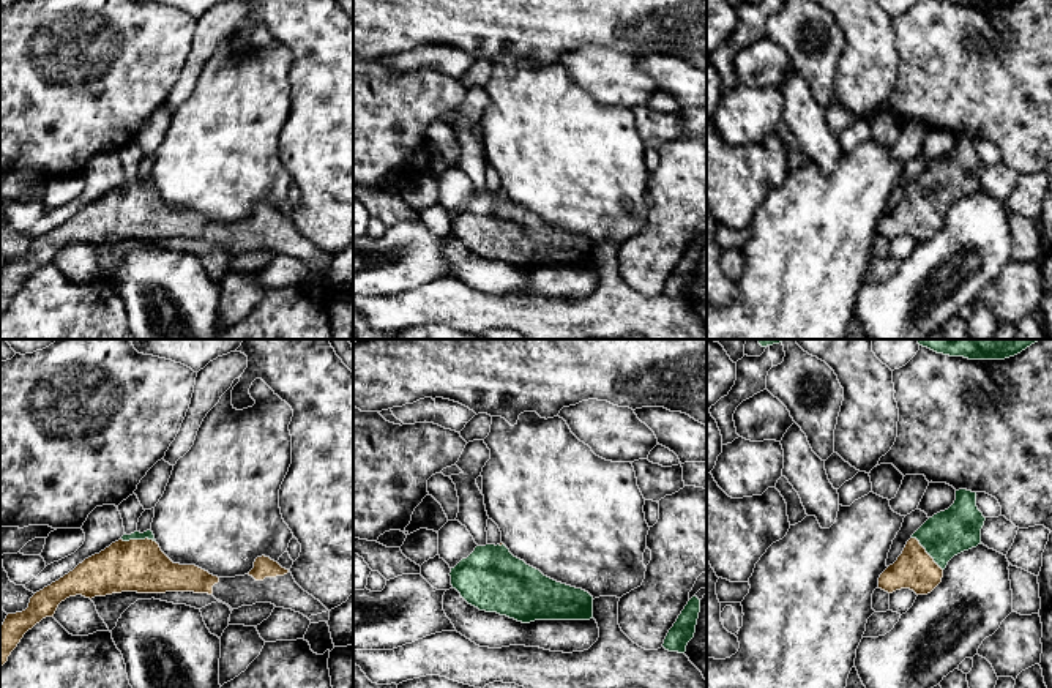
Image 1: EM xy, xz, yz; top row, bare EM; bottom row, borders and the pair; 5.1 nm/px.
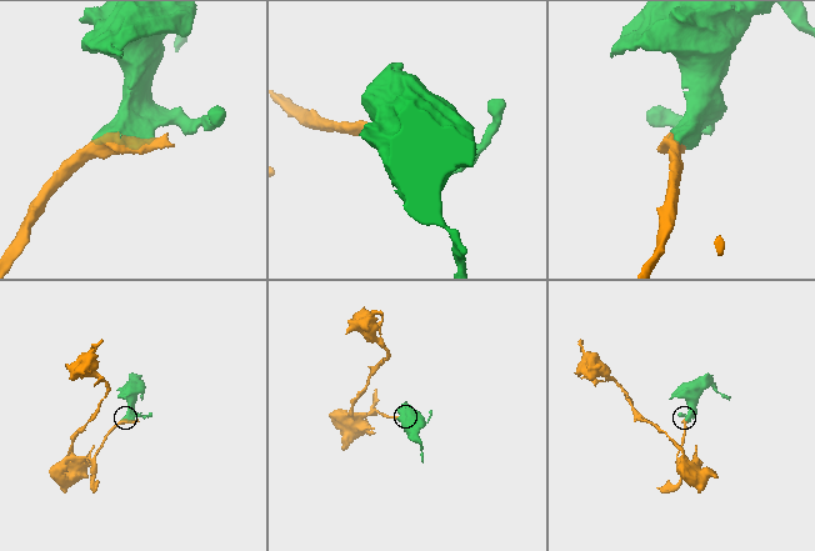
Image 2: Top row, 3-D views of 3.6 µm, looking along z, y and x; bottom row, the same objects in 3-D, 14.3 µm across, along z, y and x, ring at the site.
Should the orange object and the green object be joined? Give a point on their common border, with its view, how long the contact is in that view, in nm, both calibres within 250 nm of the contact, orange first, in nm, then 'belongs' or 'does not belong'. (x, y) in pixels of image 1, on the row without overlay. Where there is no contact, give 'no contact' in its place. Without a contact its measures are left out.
yz (926, 199) | 240 nm | 200/240 nm | belongs

